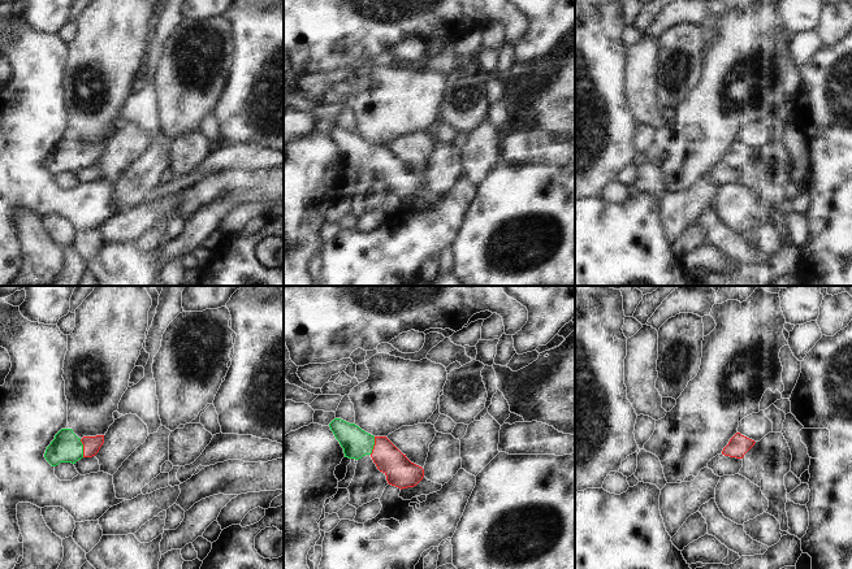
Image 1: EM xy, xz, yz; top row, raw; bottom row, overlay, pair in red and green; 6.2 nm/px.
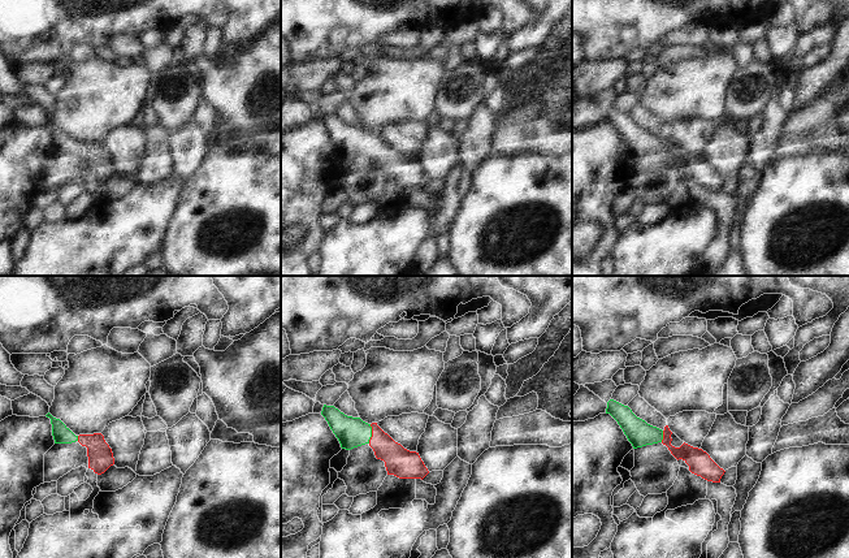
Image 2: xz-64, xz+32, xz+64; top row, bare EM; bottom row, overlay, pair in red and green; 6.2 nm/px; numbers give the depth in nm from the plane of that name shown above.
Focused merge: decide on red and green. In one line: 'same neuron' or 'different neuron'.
same neuron

